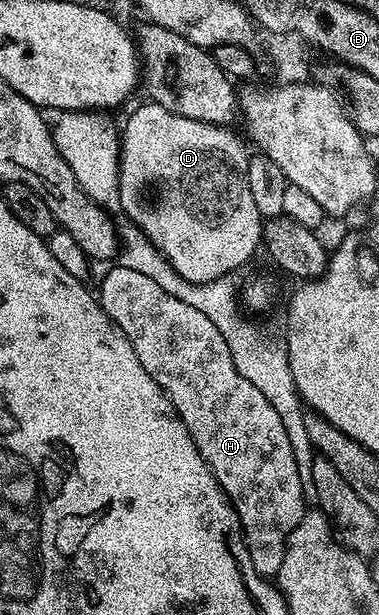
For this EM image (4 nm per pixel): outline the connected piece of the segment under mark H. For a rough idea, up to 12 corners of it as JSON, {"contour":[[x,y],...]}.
{"contour":[[118,263],[96,289],[277,578],[307,490],[204,311]]}

